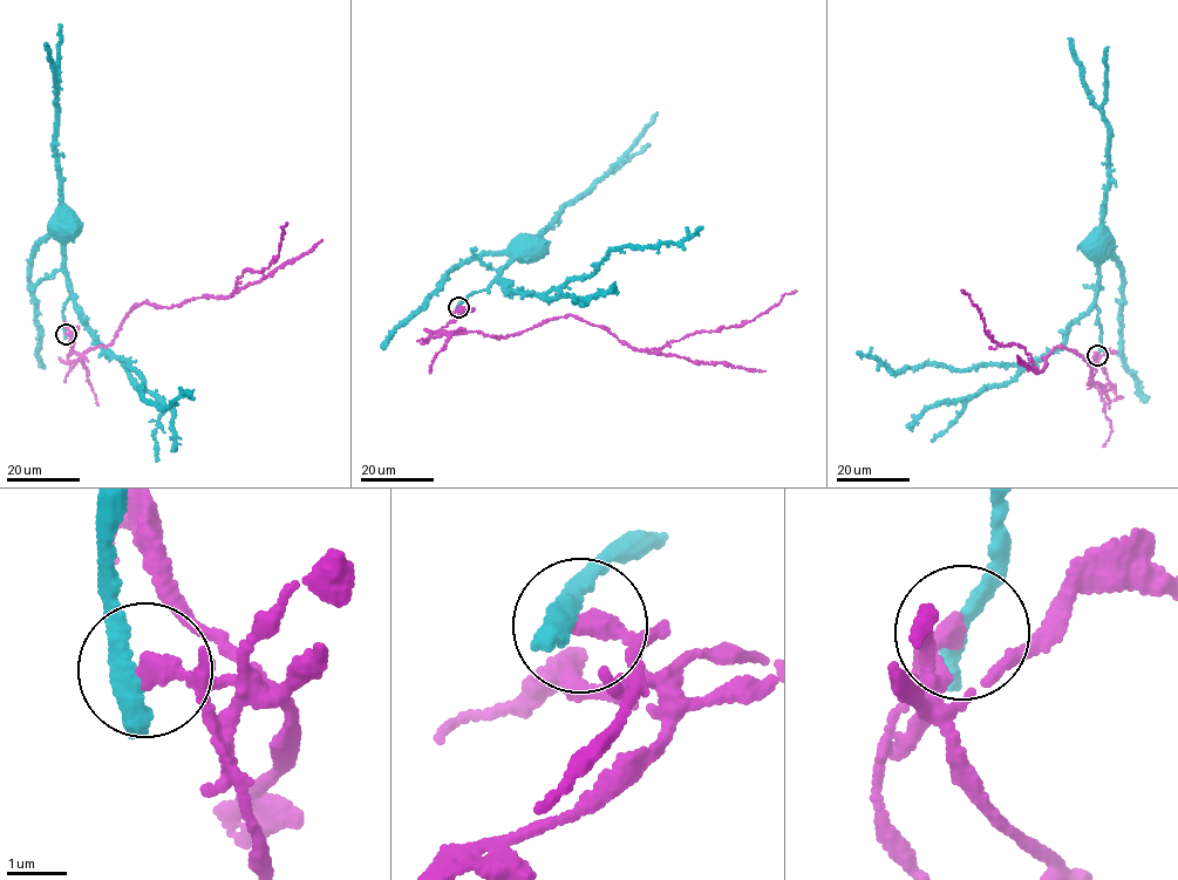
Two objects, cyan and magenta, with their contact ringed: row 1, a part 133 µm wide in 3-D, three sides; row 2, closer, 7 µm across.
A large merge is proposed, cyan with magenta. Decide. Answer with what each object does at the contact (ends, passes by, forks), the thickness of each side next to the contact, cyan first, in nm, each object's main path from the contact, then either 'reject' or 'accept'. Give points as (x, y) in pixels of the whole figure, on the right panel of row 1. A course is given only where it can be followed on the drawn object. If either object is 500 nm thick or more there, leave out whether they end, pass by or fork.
cyan ends; magenta passes by; calibres 420 and 240 nm; course cyan (1098, 355), (1097, 250), (1103, 239), (1108, 124), (1084, 83), (1068, 38); course magenta (1098, 355), (1103, 387), (1064, 348), (1037, 373), (1026, 349), (985, 332), (961, 291); reject

